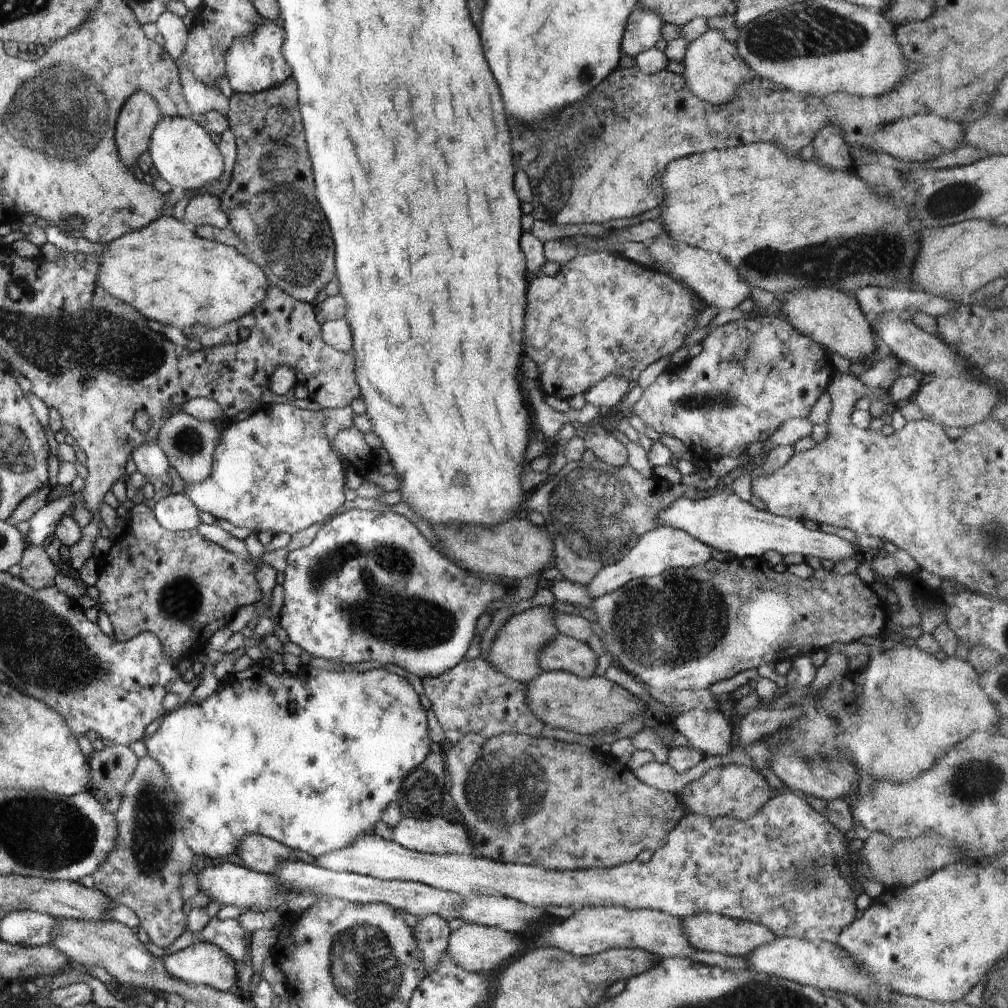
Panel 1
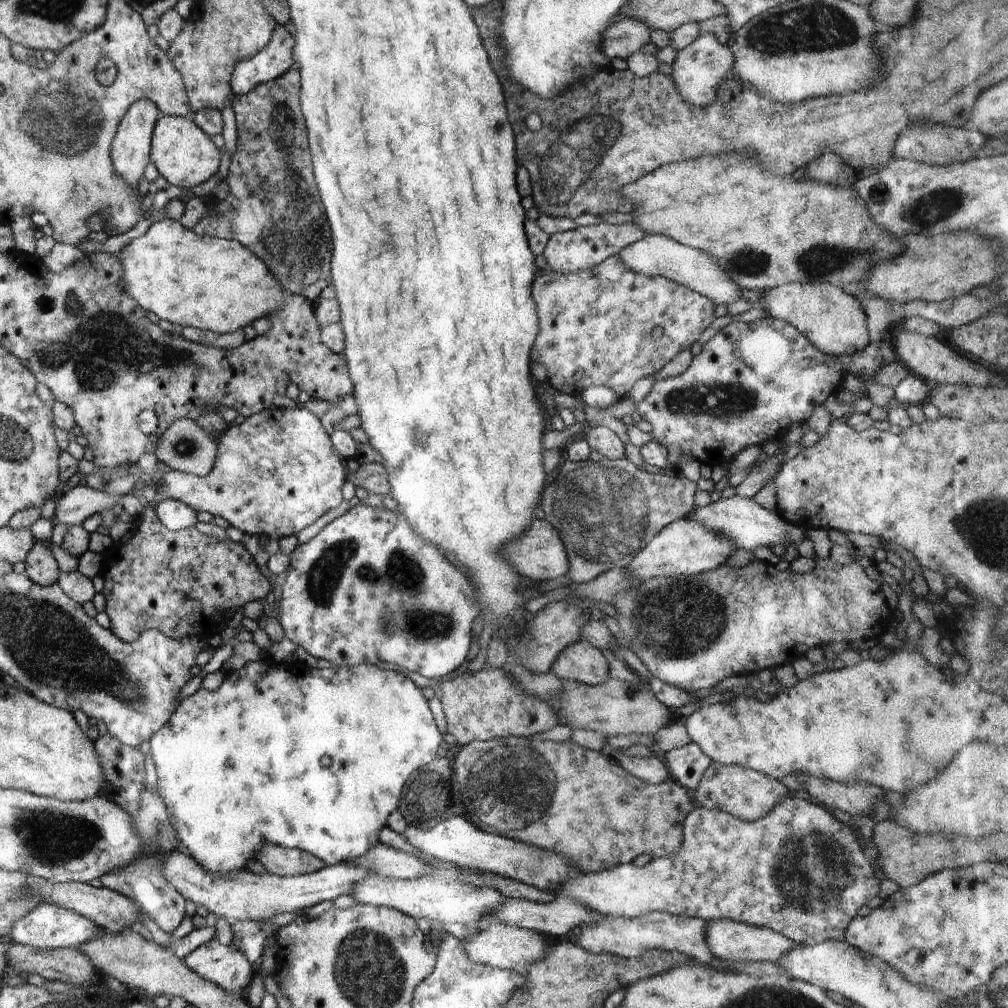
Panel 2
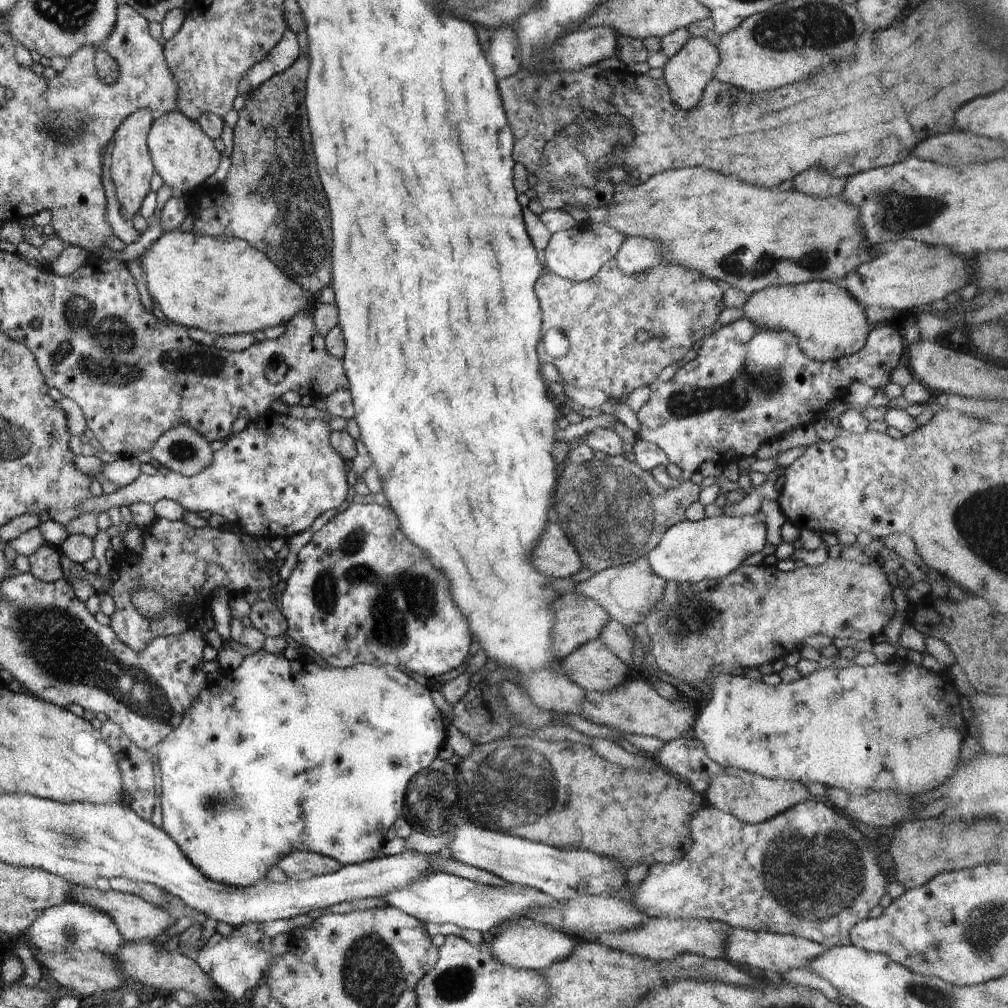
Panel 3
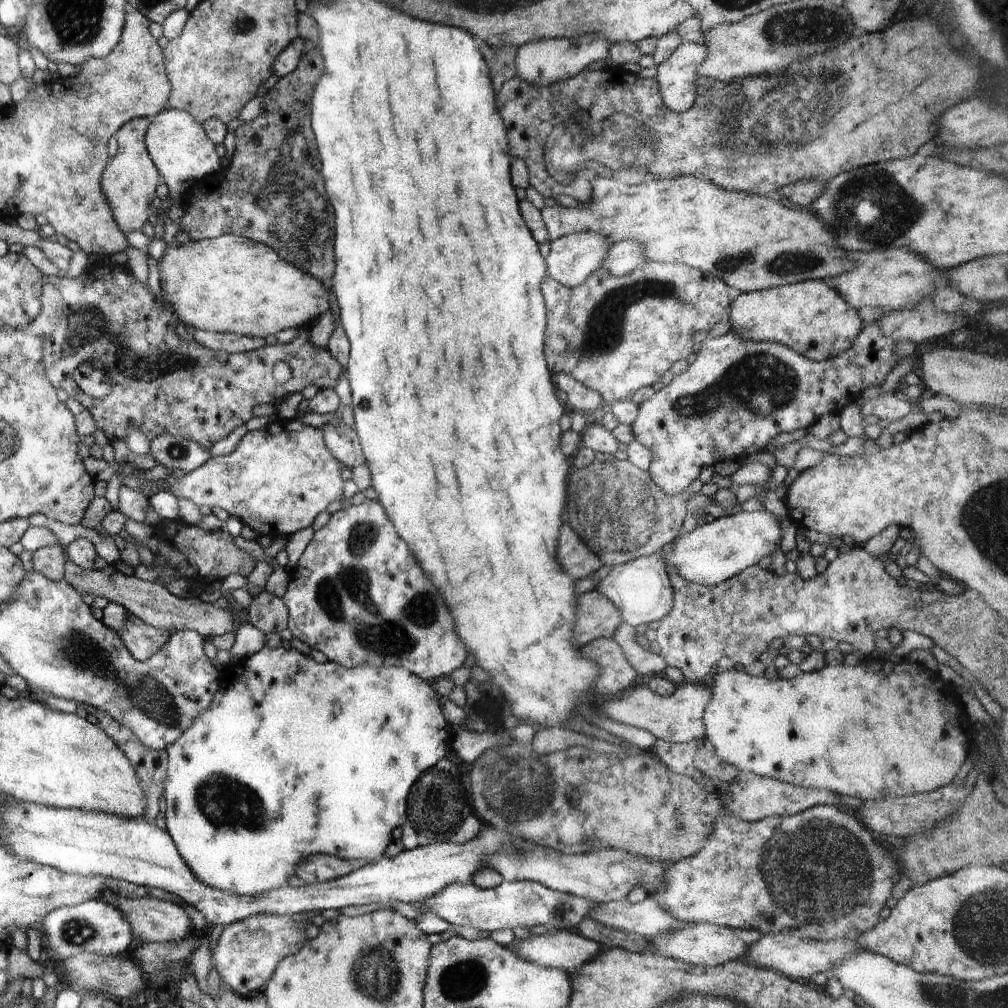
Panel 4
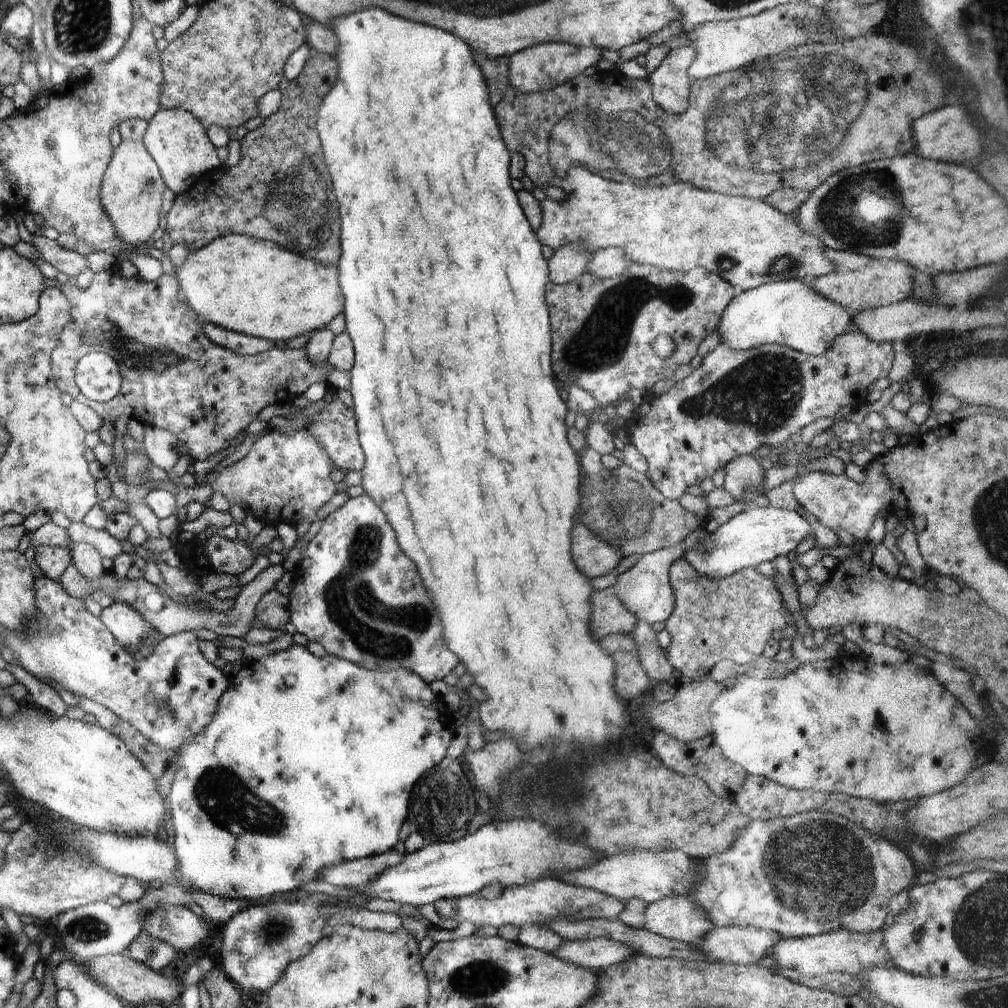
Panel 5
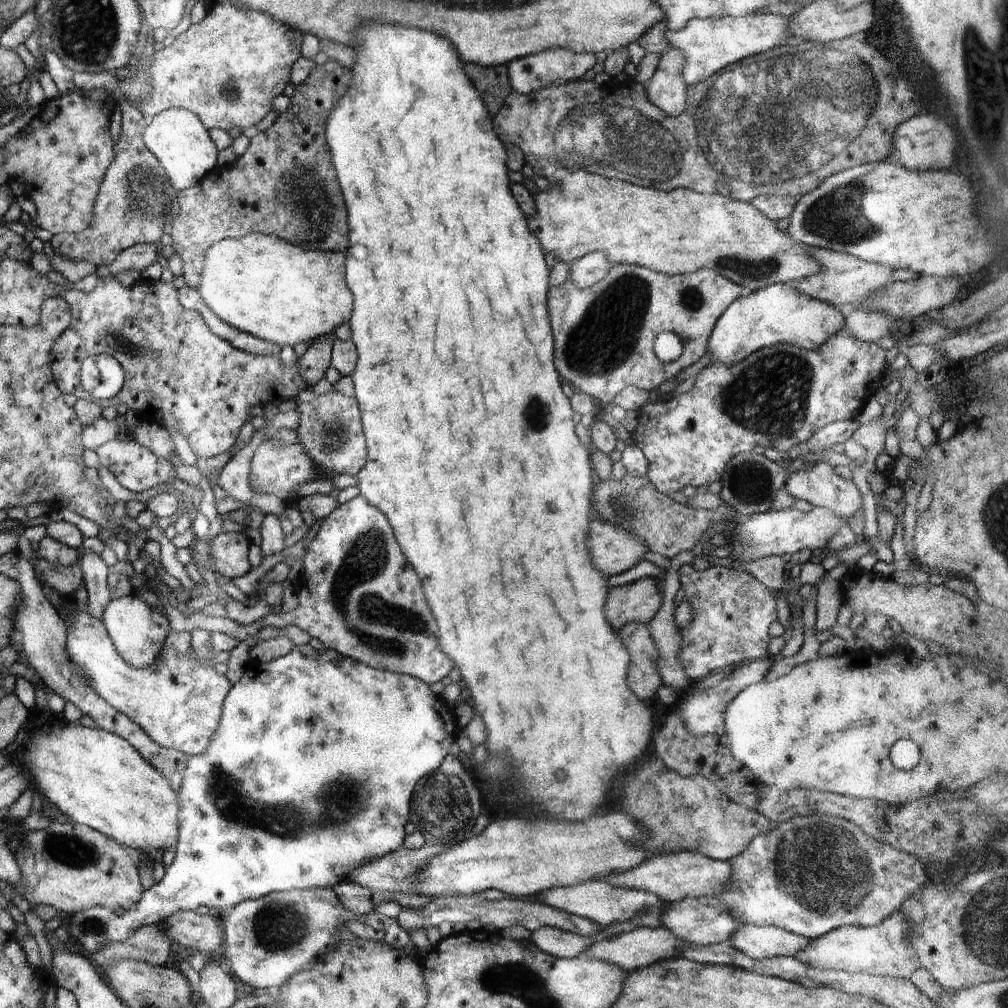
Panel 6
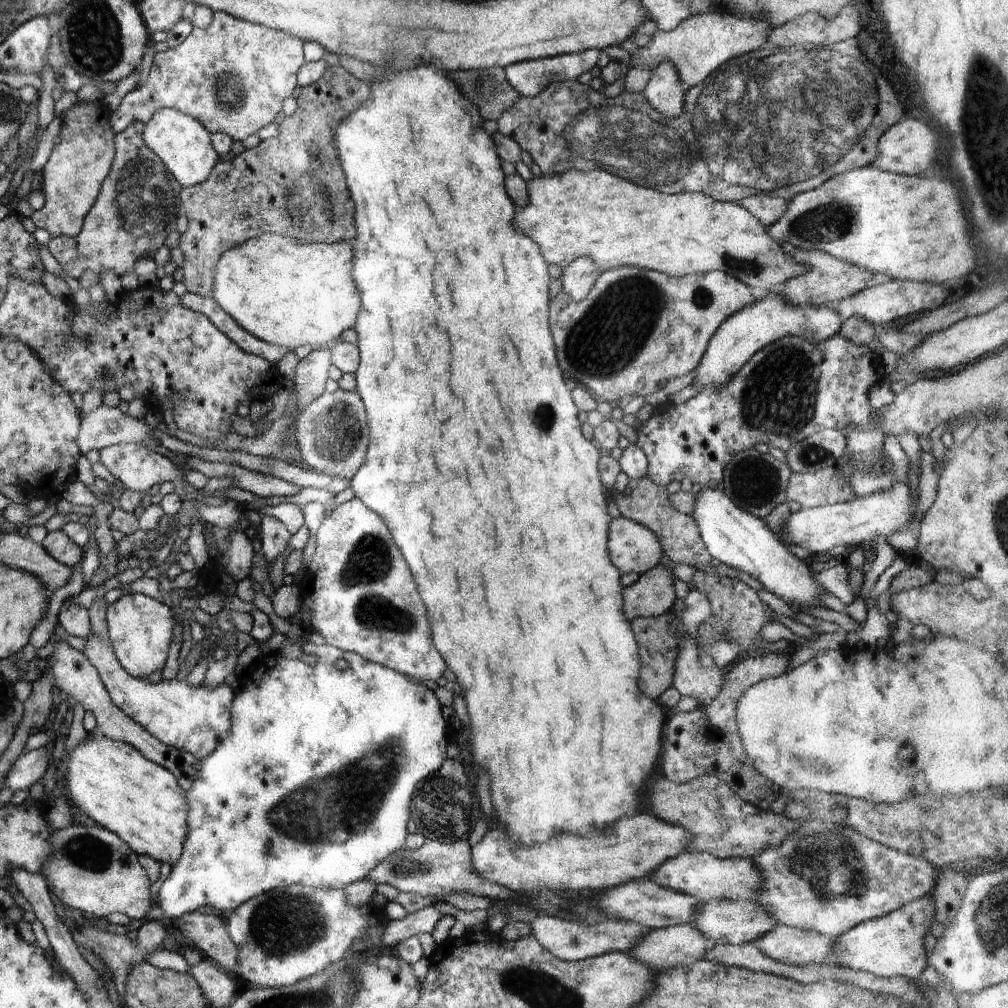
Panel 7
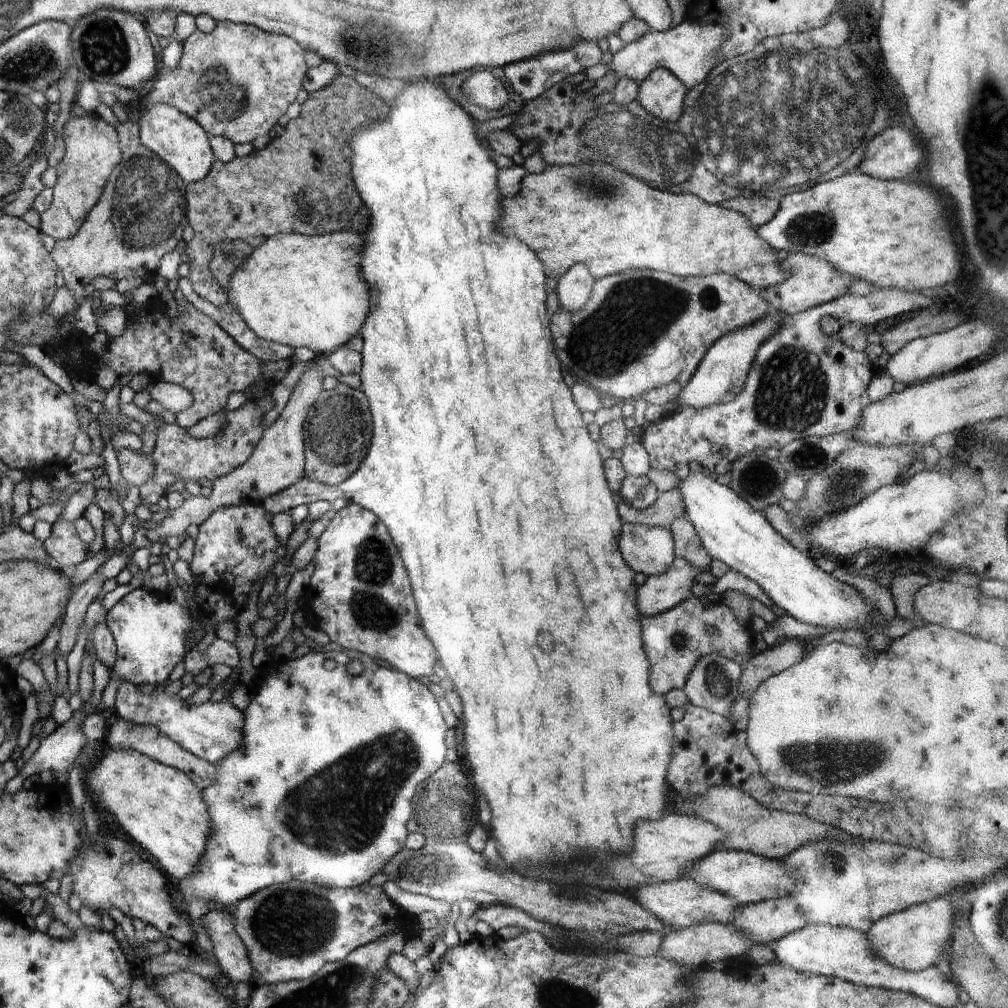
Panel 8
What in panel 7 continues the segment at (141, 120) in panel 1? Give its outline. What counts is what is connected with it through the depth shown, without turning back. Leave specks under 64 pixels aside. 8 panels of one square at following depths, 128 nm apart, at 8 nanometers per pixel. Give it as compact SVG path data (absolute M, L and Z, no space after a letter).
M135 122L131 127L116 133L114 166L111 168L111 174L102 182L96 202L85 216L82 230L73 238L66 235L52 237L47 245L50 254L56 258L64 272L76 280L86 270L96 274L113 270L119 277L128 272L134 272L136 260L146 256L154 259L168 235L177 231L177 216L182 210L180 199L182 186L143 139L144 126L142 122Z

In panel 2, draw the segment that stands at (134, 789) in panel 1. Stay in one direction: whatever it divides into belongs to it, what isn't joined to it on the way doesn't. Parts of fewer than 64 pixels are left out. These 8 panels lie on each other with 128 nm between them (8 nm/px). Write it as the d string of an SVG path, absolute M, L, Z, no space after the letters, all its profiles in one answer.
M147 786L144 787L140 794L138 812L136 812L136 816L132 817L132 824L136 826L136 834L140 836L140 856L132 864L108 872L106 876L100 878L100 882L107 889L112 889L114 892L128 897L128 900L132 900L136 906L140 906L142 913L156 922L156 926L160 930L171 934L185 918L185 898L164 880L162 856L168 852L181 850L182 847L174 826L168 820L166 806L160 800L159 793L150 792Z

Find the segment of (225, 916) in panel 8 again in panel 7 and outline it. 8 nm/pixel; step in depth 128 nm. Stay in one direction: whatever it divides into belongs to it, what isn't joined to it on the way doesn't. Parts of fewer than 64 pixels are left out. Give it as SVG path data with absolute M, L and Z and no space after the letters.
M198 909L178 917L180 930L186 936L186 943L204 953L211 962L215 962L229 974L236 975L238 964L238 946L228 934L226 921L213 912L202 914Z

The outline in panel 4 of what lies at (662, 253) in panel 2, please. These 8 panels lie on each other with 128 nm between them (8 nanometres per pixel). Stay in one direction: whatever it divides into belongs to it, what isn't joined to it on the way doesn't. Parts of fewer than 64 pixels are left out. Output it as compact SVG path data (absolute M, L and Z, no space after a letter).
M627 239L613 244L603 266L607 267L612 275L622 277L636 271L644 260L644 246L636 240Z

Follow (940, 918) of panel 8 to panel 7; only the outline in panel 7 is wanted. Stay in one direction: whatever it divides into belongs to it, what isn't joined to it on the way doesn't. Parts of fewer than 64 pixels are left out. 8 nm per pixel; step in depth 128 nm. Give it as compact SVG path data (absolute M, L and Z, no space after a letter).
M931 896L907 902L886 916L868 920L836 937L832 952L833 965L866 971L877 977L904 977L916 982L928 966L924 941L927 934L936 934L936 908Z

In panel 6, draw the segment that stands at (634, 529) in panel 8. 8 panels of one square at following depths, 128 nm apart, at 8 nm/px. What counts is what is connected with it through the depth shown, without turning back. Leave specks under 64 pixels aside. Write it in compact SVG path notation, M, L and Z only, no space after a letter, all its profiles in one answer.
M595 517L590 522L586 546L592 564L606 577L629 570L645 560L644 554L648 552L646 542L636 534Z

